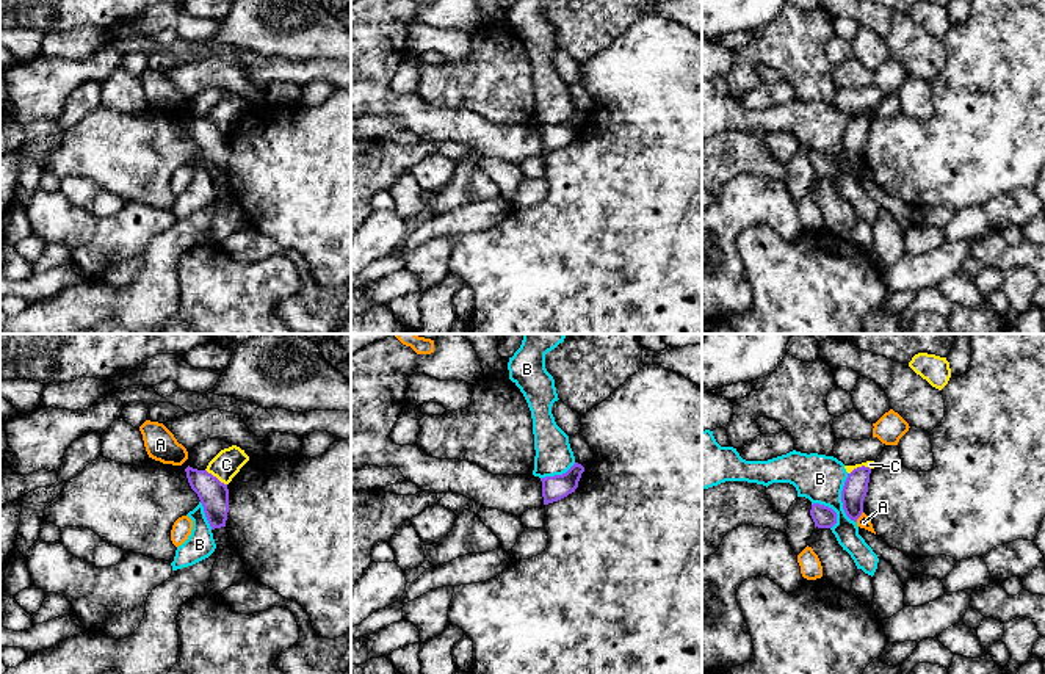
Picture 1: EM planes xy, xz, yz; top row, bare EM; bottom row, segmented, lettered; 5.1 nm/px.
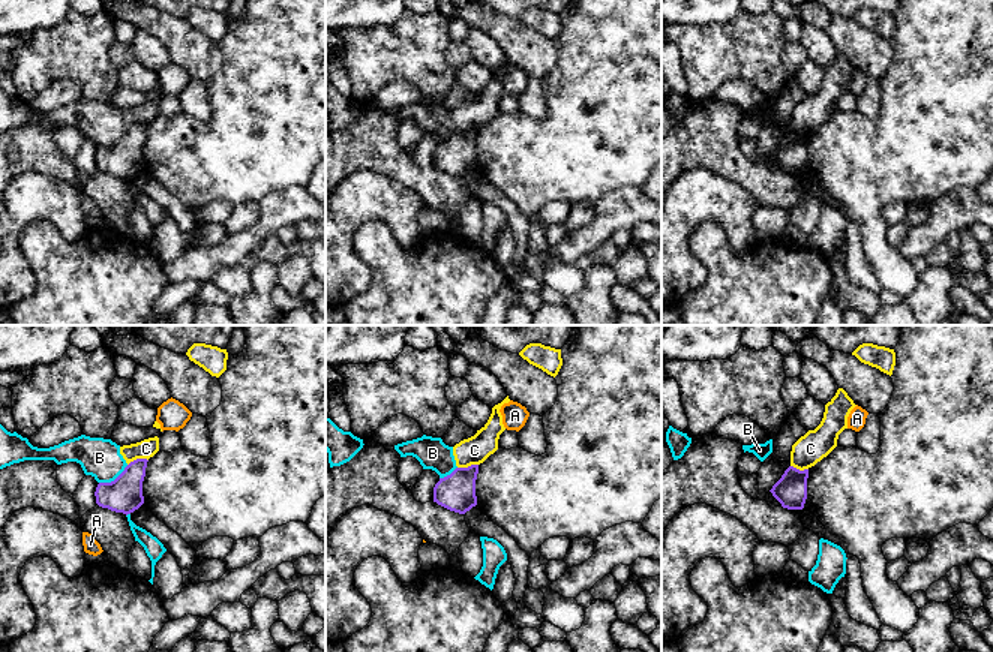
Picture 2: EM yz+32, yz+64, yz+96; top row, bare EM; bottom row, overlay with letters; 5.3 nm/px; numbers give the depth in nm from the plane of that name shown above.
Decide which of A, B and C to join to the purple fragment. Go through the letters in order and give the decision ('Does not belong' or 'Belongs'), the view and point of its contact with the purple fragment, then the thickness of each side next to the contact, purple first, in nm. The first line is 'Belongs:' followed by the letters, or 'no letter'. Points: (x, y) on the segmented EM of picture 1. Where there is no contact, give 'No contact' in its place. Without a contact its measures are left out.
Belongs: no letter
A: Does not belong. Touches purple at yz (860, 514). Thickness 130 nm (purple) against 60 nm
B: Does not belong. Touches purple at yz (842, 499). Thickness 130 nm (purple) against 240 nm
C: Does not belong. Touches purple at yz (859, 467). Thickness 130 nm (purple) against 40 nm

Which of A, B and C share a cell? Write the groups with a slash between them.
A / B C

